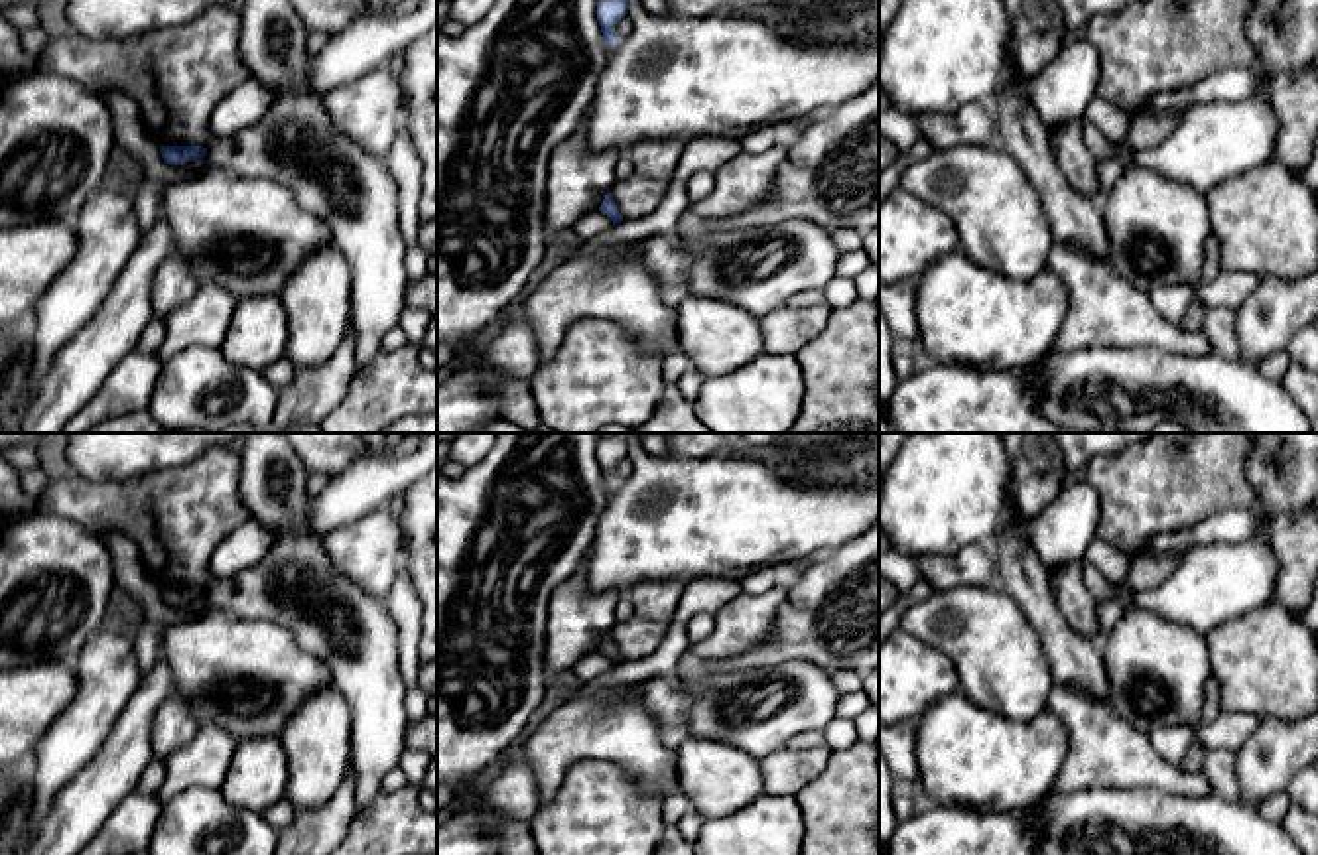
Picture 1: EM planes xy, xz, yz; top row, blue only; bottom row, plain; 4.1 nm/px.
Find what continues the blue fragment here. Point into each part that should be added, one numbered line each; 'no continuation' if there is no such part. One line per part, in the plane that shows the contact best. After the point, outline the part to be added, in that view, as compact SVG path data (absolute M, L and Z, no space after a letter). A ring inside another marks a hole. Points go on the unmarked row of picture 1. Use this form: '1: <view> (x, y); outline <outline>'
no continuation

